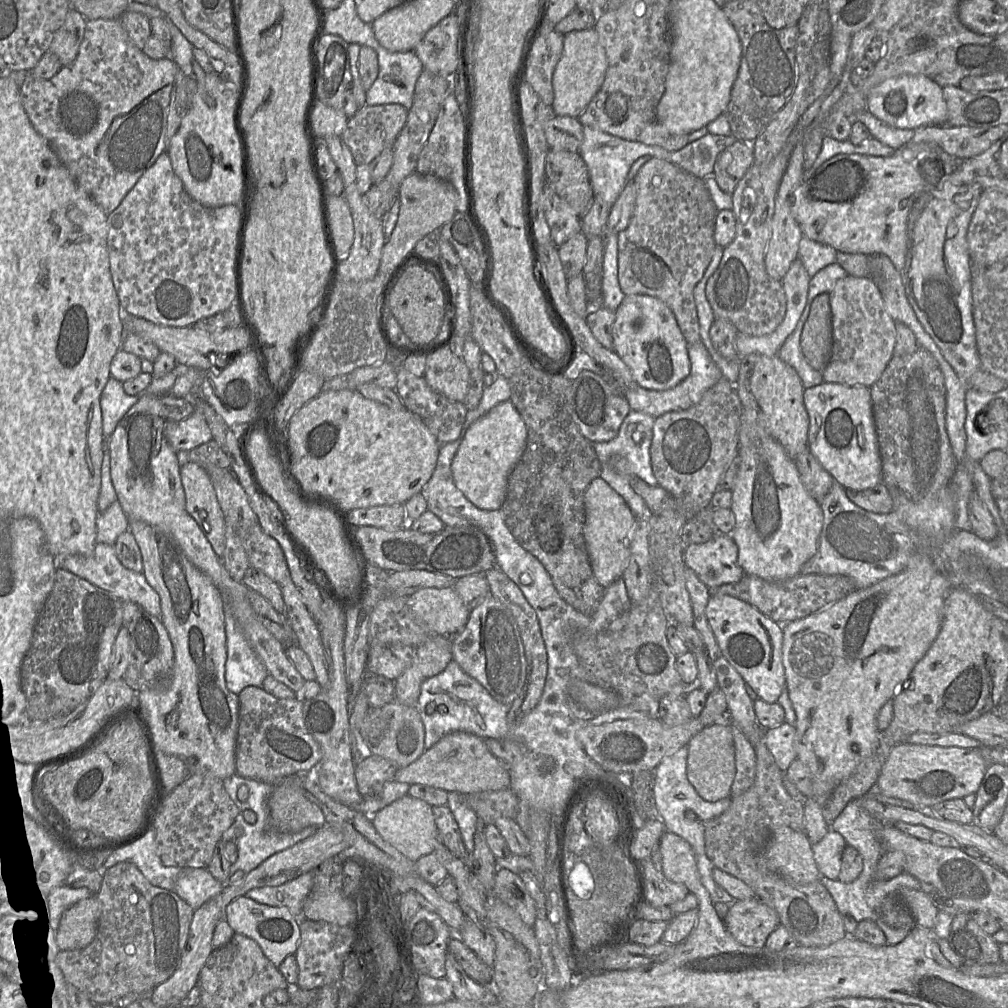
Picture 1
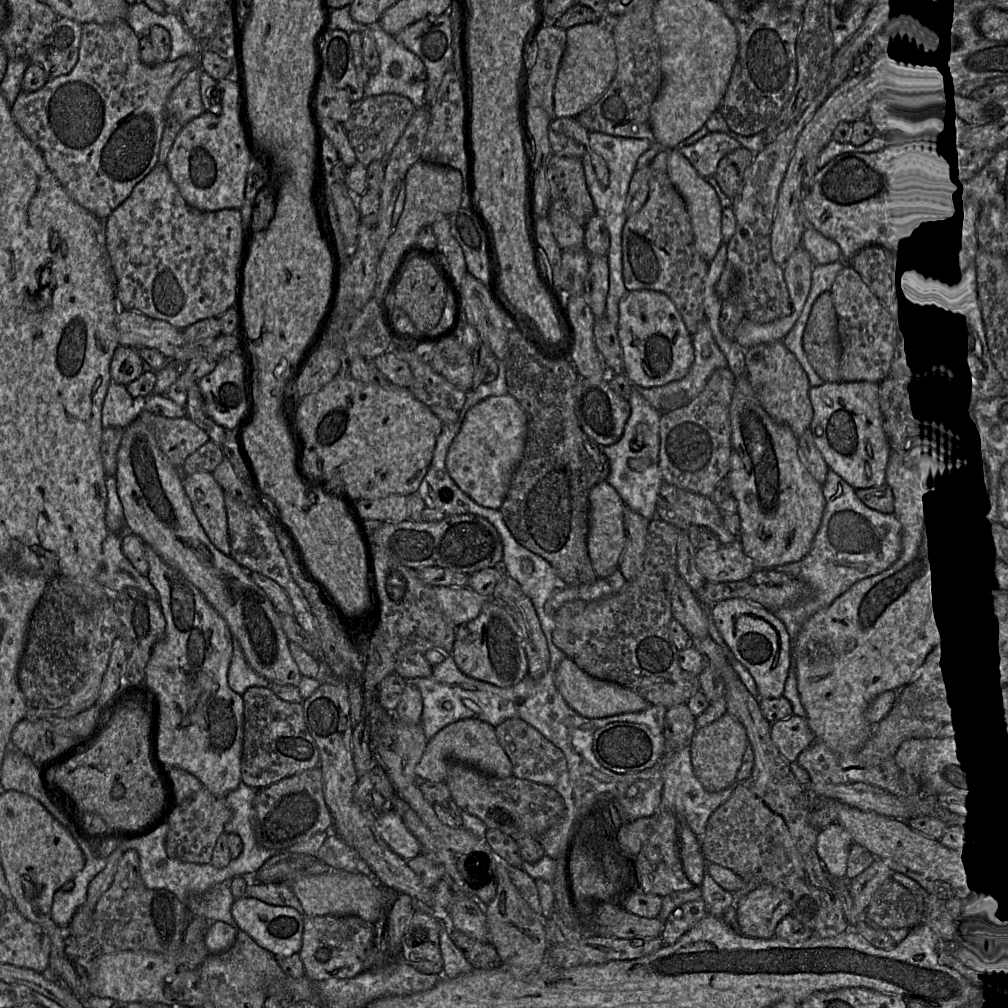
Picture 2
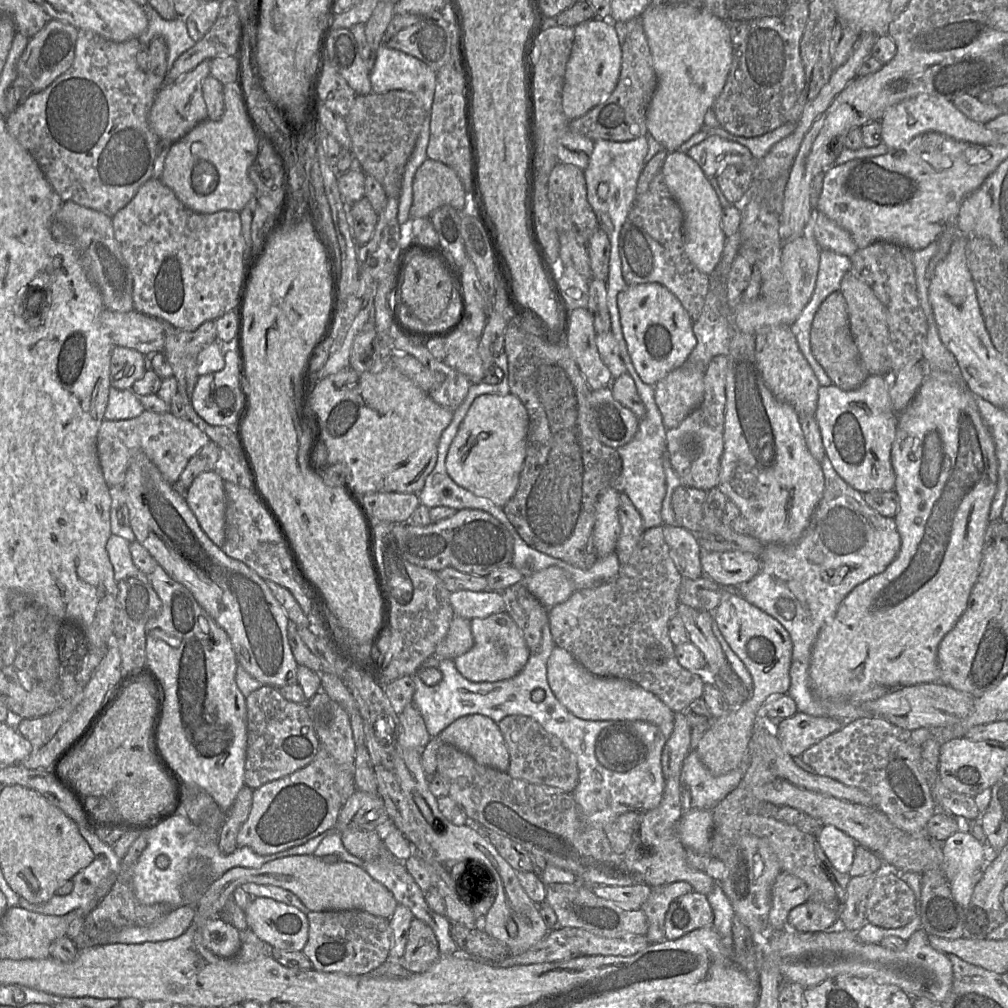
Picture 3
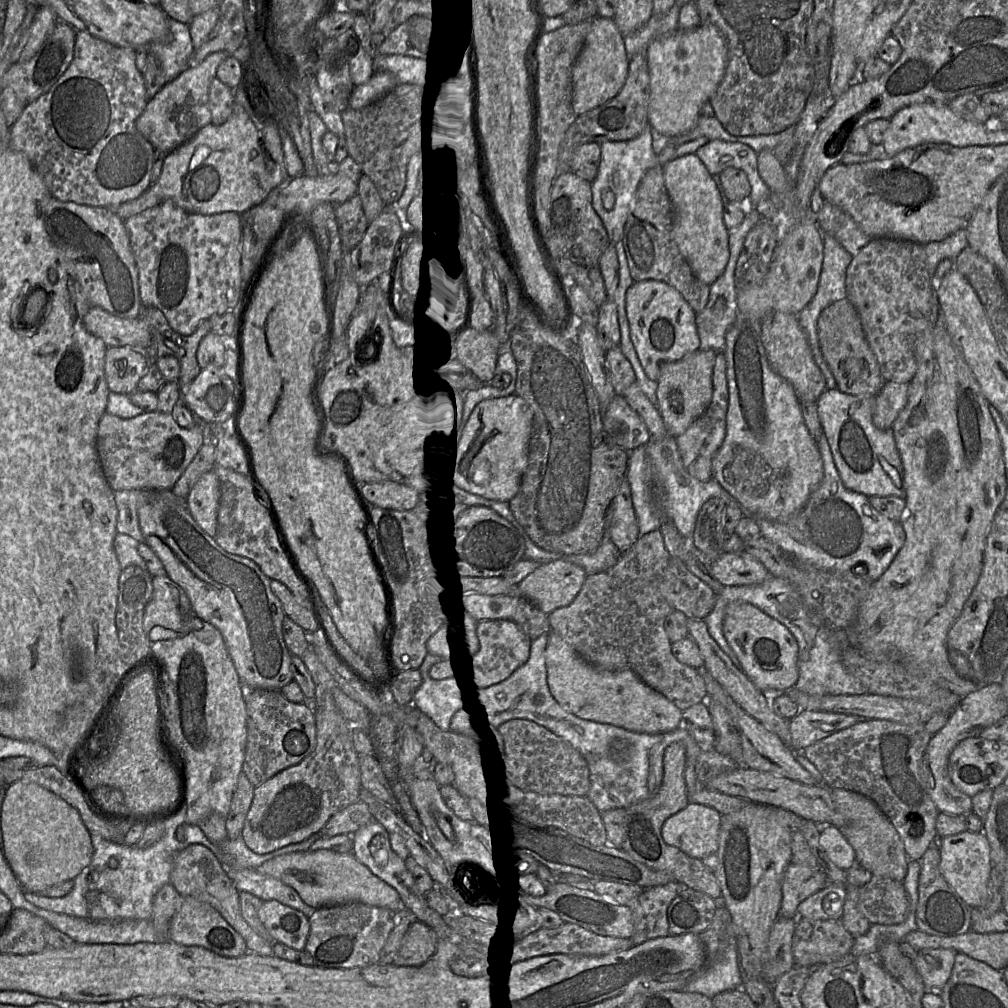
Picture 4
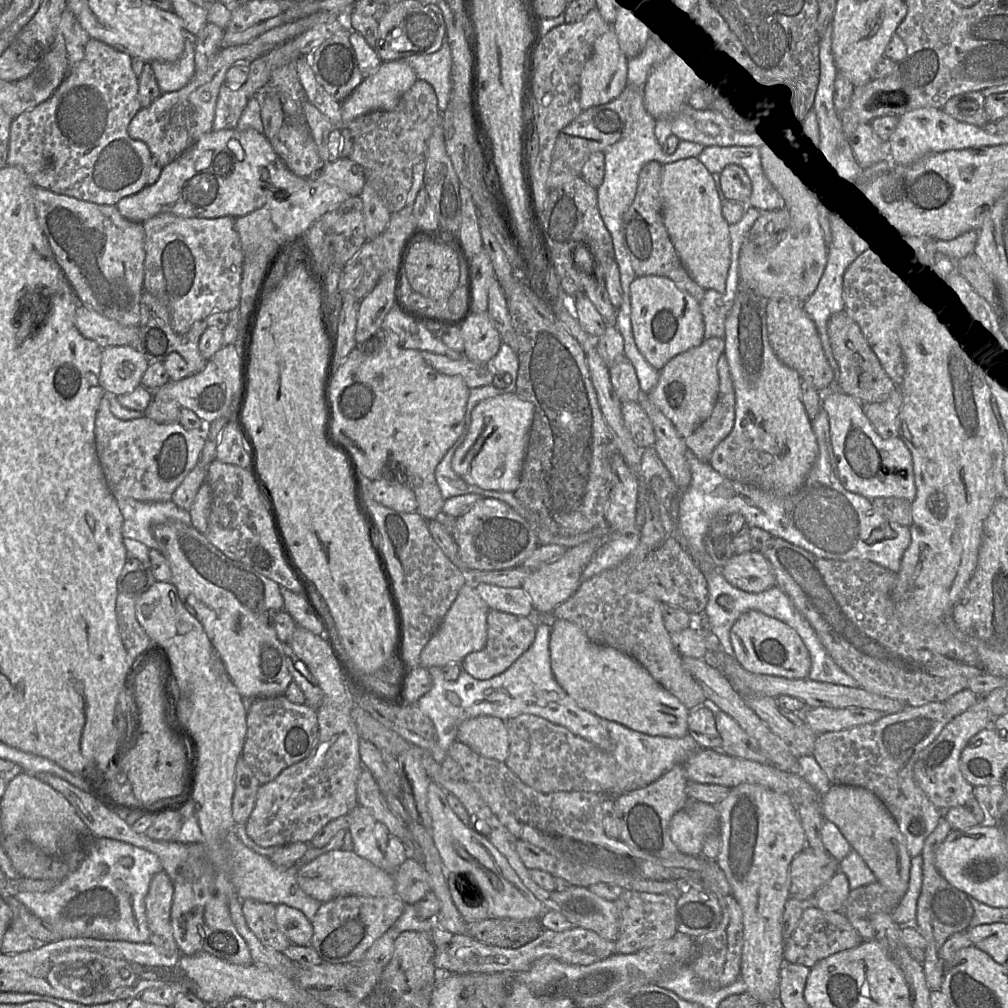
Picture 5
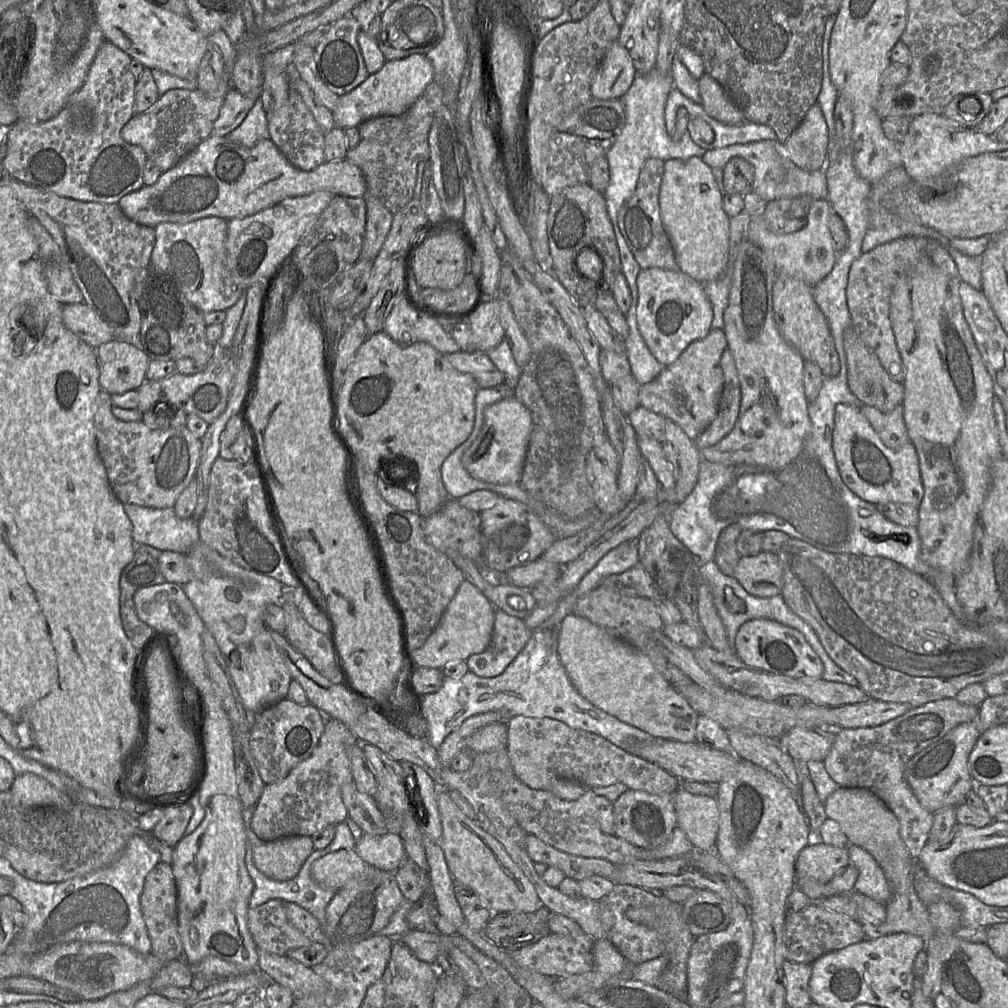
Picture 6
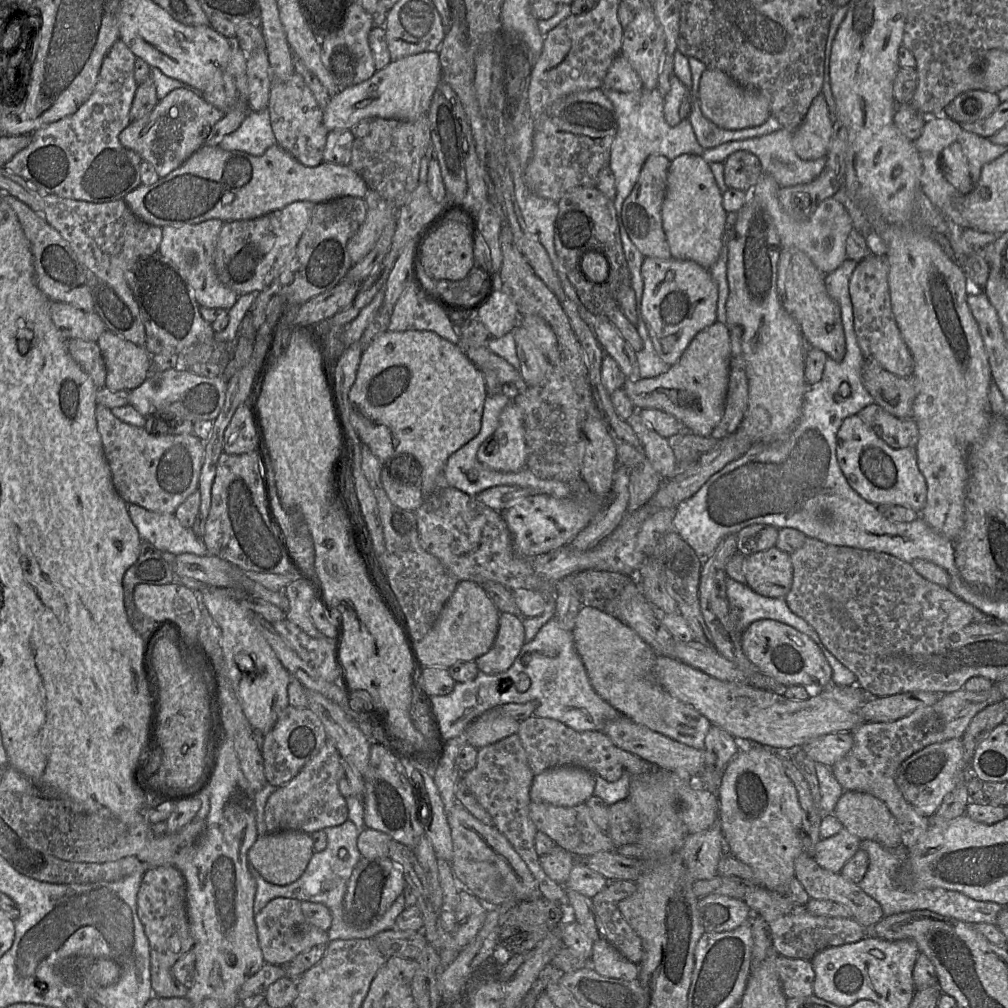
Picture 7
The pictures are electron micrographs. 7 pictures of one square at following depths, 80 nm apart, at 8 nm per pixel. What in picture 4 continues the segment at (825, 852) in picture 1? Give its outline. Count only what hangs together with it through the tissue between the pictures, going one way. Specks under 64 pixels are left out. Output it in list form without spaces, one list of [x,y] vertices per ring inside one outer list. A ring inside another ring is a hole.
[[[830,824],[823,825],[820,832],[820,845],[826,852],[829,859],[843,870],[849,869],[856,862],[856,855],[853,847],[840,831],[840,828]]]

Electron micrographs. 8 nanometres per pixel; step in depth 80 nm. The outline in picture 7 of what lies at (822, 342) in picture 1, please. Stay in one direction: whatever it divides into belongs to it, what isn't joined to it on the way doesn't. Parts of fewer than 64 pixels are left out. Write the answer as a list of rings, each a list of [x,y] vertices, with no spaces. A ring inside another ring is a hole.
[[[866,358],[861,377],[875,404],[898,418],[911,418],[916,397],[915,381],[911,376],[896,376],[875,360]]]

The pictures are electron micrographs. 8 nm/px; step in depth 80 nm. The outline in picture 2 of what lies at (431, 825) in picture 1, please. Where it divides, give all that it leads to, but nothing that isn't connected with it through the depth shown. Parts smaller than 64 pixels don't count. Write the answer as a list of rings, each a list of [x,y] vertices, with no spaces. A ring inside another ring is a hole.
[[[389,810],[377,816],[375,827],[388,847],[405,861],[422,853],[420,843],[396,811]]]

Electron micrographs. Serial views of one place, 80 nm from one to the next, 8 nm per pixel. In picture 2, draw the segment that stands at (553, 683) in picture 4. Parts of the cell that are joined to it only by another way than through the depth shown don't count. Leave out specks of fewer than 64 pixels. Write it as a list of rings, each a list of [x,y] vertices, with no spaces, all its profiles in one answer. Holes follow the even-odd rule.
[[[568,657],[562,660],[557,668],[554,682],[566,703],[575,712],[586,718],[604,718],[617,714],[639,712],[652,705],[628,688],[589,676]]]

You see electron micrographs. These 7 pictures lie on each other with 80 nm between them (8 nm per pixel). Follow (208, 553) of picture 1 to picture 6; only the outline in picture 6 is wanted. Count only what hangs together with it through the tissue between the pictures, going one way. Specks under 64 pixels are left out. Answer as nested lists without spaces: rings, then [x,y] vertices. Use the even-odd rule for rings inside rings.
[[[203,542],[185,557],[191,580],[182,588],[215,638],[244,707],[258,713],[285,698],[292,677],[264,622],[266,608],[280,602],[283,584],[242,568]]]

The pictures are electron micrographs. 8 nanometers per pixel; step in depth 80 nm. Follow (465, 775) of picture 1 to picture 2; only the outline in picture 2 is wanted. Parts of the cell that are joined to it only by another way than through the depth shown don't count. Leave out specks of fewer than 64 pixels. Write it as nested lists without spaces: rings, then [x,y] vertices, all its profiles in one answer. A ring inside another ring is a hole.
[[[463,719],[450,724],[427,742],[415,768],[419,785],[425,781],[445,782],[451,761],[467,764],[497,778],[504,779],[512,776],[511,762],[497,740],[495,728],[478,719]]]

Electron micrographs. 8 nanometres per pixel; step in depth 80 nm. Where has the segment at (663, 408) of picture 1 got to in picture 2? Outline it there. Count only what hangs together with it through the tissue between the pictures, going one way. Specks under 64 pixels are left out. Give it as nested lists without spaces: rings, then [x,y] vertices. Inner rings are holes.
[[[705,317],[691,336],[691,341],[693,362],[682,379],[658,387],[634,387],[658,411],[661,411],[662,401],[673,394],[684,393],[689,400],[693,400],[716,369],[727,367],[727,360],[715,342]]]

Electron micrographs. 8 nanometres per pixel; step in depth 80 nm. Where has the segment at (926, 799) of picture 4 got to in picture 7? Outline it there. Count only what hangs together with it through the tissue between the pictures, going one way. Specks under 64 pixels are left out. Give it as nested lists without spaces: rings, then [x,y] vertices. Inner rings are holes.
[[[993,684],[989,690],[980,692],[971,692],[962,688],[955,692],[942,695],[933,705],[917,709],[901,719],[885,723],[862,723],[852,731],[854,738],[852,749],[845,757],[831,766],[832,774],[844,791],[867,793],[884,802],[897,822],[902,846],[909,850],[914,847],[926,833],[930,826],[930,819],[918,813],[915,808],[904,799],[895,782],[897,769],[907,758],[926,746],[953,738],[961,739],[966,728],[977,713],[988,705],[1002,701],[1003,699],[1004,697],[995,684]]]

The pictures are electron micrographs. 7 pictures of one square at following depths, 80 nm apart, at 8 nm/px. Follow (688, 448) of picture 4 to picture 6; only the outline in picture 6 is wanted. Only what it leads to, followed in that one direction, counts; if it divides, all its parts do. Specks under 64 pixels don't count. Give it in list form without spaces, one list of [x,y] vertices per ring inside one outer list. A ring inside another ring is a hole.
[[[726,348],[721,357],[723,371],[723,390],[718,412],[710,425],[696,438],[694,443],[700,450],[717,444],[734,428],[741,406],[741,385],[735,359],[732,352]]]

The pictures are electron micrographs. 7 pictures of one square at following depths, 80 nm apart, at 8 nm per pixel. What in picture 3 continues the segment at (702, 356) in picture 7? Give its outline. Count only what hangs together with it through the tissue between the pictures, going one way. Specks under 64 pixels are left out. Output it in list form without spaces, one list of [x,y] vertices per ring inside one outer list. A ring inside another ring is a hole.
[[[685,361],[655,384],[655,401],[667,430],[677,427],[702,402],[706,368]]]

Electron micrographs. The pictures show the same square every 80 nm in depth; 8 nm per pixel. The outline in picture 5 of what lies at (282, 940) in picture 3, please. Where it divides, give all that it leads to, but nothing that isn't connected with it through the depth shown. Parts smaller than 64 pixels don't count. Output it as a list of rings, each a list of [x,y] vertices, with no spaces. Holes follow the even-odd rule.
[[[284,904],[275,905],[275,920],[279,930],[294,945],[310,945],[312,922],[298,909]]]

